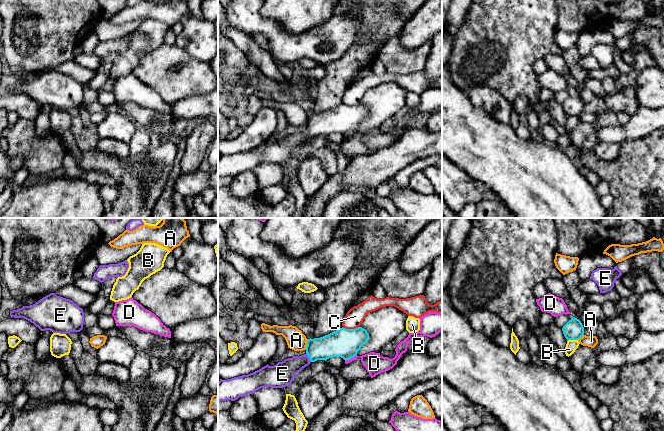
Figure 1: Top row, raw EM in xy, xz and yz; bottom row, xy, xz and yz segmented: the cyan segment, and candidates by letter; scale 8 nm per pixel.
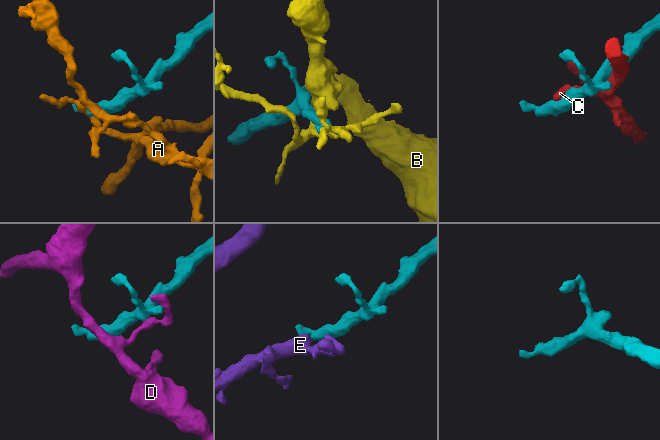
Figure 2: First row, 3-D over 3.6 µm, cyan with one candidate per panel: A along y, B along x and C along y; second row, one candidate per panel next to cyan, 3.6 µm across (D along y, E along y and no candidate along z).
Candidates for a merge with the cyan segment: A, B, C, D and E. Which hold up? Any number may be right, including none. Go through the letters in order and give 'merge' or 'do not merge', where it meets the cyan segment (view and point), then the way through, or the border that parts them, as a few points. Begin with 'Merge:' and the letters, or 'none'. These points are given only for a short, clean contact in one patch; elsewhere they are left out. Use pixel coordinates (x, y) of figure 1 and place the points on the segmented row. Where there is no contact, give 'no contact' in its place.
Merge: E
A: do not merge | xz (307, 344)
B: do not merge | yz (573, 339)
C: do not merge | xz (350, 329)
D: do not merge | xz (350, 358)
E: merge | xz (308, 356) | across xz (336, 344), (318, 348), (308, 356), (282, 373)

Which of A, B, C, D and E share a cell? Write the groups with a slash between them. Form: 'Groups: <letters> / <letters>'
Groups: A / B / C / D / E

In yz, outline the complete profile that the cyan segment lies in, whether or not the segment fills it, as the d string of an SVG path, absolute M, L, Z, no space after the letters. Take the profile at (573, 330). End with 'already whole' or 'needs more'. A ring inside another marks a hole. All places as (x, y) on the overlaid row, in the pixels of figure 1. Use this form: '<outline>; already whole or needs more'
M572 317L562 328L567 340L579 340L584 335L584 327L581 321Z; already whole

